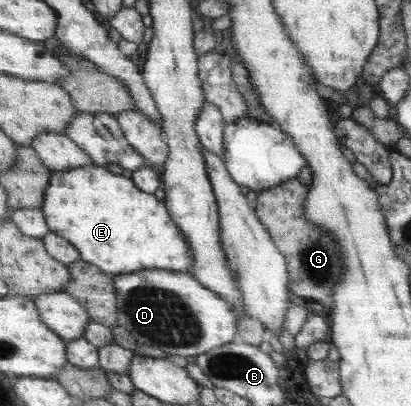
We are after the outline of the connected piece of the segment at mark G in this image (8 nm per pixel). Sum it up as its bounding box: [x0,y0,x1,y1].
[257,178,345,309]

